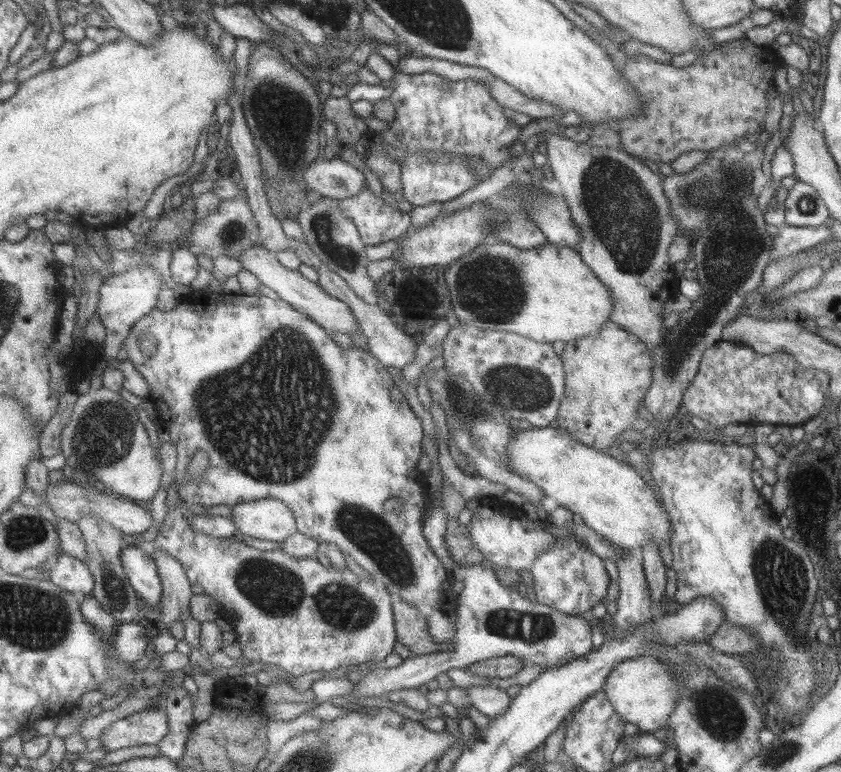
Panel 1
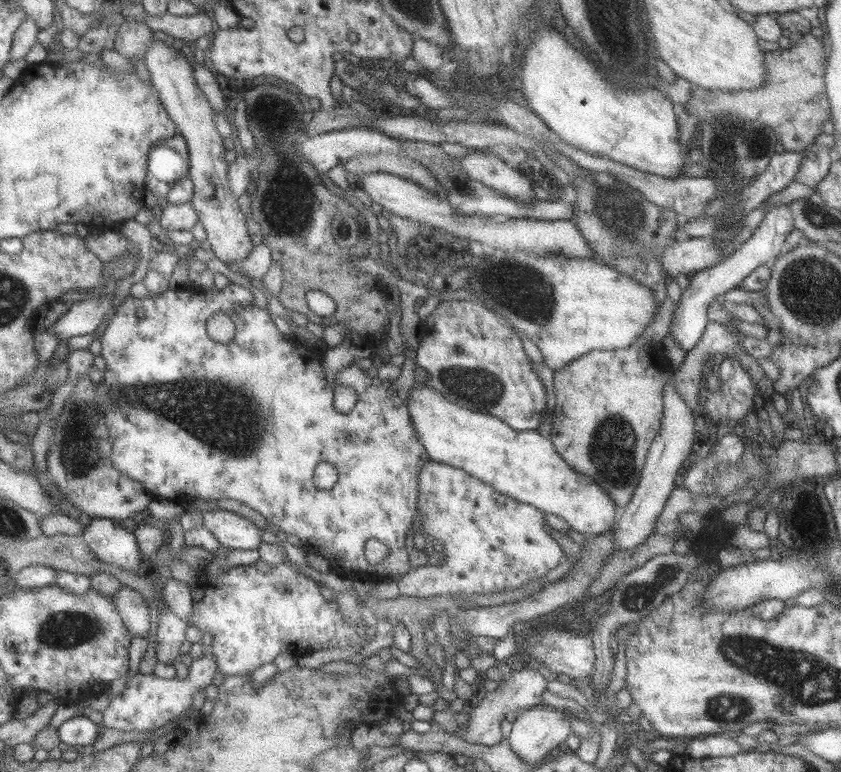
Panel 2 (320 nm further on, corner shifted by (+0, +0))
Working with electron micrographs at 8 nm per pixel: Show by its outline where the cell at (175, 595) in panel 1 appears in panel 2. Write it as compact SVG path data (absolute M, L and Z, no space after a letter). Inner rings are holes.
M171 607L159 616L156 632L156 656L158 662L173 664L179 660L181 646L187 642L188 622L179 618Z

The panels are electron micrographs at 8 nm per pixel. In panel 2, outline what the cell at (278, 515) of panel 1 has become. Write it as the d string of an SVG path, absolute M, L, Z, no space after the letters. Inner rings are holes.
M212 510L201 513L202 525L217 539L223 548L255 550L263 544L259 529L251 520L229 510Z

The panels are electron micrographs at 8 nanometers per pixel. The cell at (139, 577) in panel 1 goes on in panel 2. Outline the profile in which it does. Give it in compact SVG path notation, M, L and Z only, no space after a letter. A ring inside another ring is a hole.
M95 518L86 526L84 540L97 557L109 564L139 573L143 569L143 555L135 532L129 532L115 519Z

